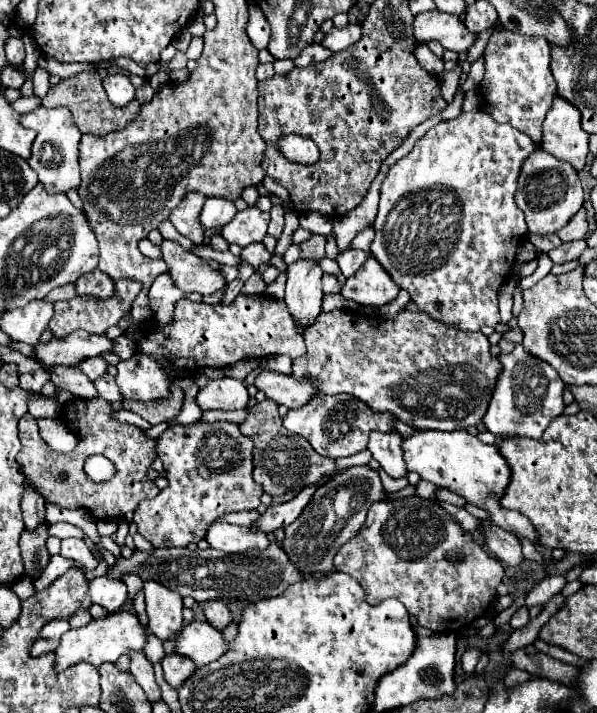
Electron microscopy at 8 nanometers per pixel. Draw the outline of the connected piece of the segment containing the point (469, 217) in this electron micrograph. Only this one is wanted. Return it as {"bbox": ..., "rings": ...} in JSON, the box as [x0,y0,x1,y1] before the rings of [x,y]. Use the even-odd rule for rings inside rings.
{"bbox":[371,111,539,331],"rings":[[[473,111],[473,113],[461,113],[455,119],[441,121],[433,129],[429,129],[413,147],[409,155],[399,159],[387,173],[383,185],[381,185],[381,199],[379,199],[379,213],[377,219],[373,221],[375,229],[375,241],[371,245],[371,255],[383,265],[383,269],[393,277],[393,281],[411,293],[411,299],[417,303],[417,307],[431,317],[443,321],[445,325],[457,325],[467,331],[479,331],[483,325],[497,325],[501,321],[499,309],[497,309],[497,293],[499,287],[511,277],[511,267],[513,267],[513,257],[519,241],[525,235],[525,217],[523,211],[515,203],[515,193],[517,193],[517,179],[521,173],[521,167],[525,159],[535,153],[539,145],[533,143],[533,139],[519,129],[511,125],[501,125],[497,123],[489,113],[485,111]]]}

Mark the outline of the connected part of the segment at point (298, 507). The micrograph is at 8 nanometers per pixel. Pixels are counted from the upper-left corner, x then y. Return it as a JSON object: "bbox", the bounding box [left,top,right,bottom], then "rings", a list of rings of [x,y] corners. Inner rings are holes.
{"bbox":[253,485,317,533],"rings":[[[309,485],[299,495],[295,495],[291,501],[267,507],[267,511],[257,521],[253,521],[253,527],[263,533],[275,531],[279,527],[287,527],[289,523],[293,523],[301,515],[303,507],[309,503],[315,489],[317,489],[317,485]]]}

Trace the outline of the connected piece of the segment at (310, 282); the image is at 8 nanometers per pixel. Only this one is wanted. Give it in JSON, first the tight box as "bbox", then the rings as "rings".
{"bbox":[285,259,323,325],"rings":[[[299,259],[287,267],[285,303],[295,323],[311,325],[321,313],[323,269],[313,259]]]}

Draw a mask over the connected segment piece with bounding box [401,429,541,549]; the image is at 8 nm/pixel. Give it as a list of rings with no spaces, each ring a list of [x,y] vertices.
[[[415,431],[413,435],[403,439],[403,451],[405,451],[405,461],[407,469],[415,471],[421,475],[421,479],[431,481],[439,487],[445,487],[463,499],[467,503],[483,507],[491,511],[491,521],[499,525],[501,529],[507,529],[519,539],[529,539],[537,549],[539,545],[539,535],[535,533],[535,527],[527,517],[521,513],[513,513],[509,509],[503,509],[499,505],[499,497],[503,495],[503,489],[509,483],[511,471],[507,467],[507,461],[499,455],[495,445],[485,445],[477,437],[469,435],[467,431]]]

